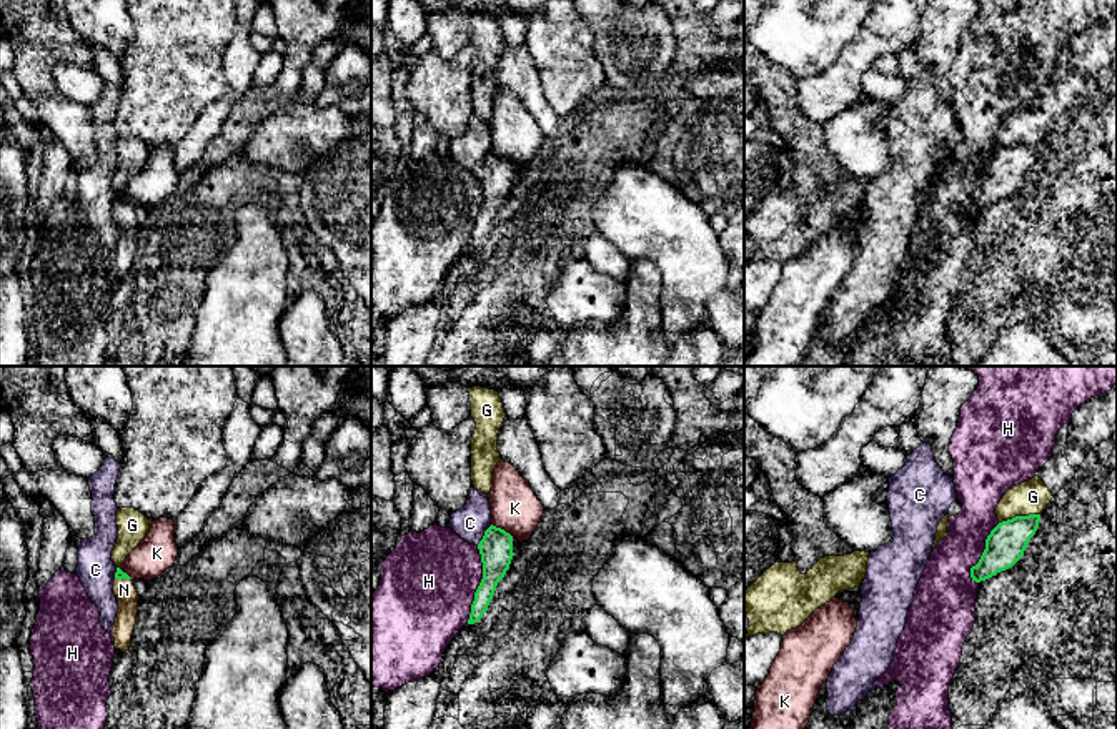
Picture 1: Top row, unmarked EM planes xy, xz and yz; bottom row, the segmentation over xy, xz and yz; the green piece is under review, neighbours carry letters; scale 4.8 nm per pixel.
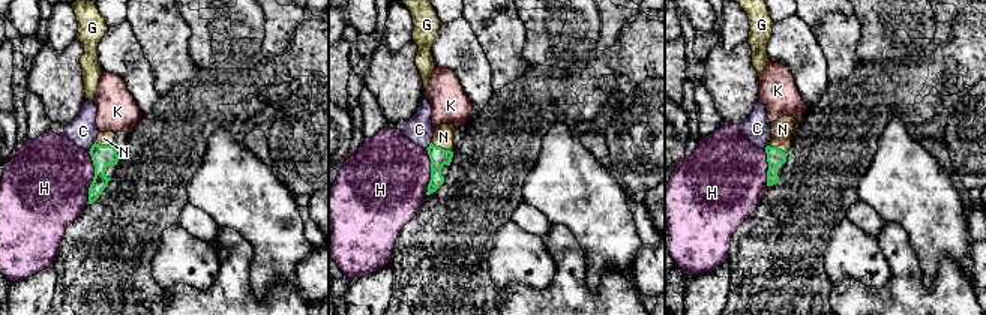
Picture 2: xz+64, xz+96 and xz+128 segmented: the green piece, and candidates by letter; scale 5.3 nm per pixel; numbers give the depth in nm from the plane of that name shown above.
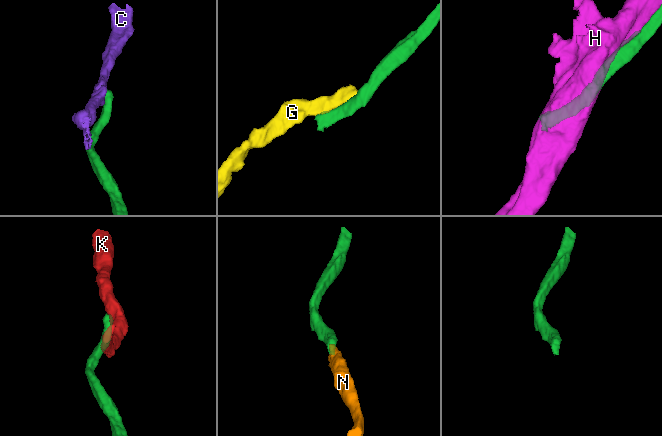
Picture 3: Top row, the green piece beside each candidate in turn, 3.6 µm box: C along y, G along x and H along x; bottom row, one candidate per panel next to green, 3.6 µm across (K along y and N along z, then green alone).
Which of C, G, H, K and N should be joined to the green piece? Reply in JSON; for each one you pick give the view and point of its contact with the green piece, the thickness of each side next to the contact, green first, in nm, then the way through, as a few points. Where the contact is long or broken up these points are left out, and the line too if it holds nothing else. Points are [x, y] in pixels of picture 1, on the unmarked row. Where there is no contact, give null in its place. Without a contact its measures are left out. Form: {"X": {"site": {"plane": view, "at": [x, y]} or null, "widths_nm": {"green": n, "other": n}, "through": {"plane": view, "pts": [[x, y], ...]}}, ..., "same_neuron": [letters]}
{"N": {"site": {"plane": "xy", "at": [124, 205]}, "widths_nm": {"green": 50, "other": 110}, "through": {"plane": "xy", "pts": [[119, 202], [124, 205], [124, 217]]}}, "same_neuron": ["N"]}

